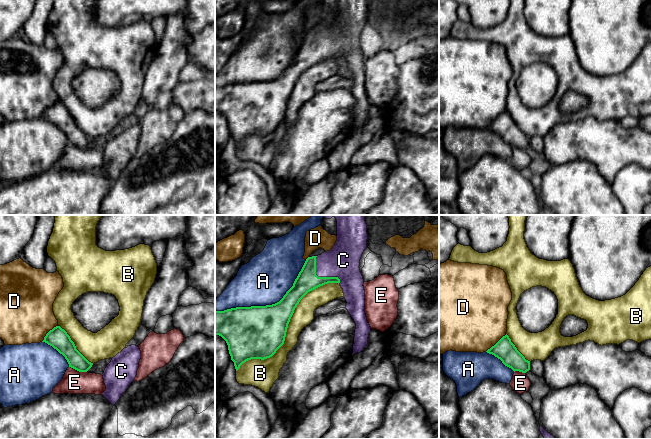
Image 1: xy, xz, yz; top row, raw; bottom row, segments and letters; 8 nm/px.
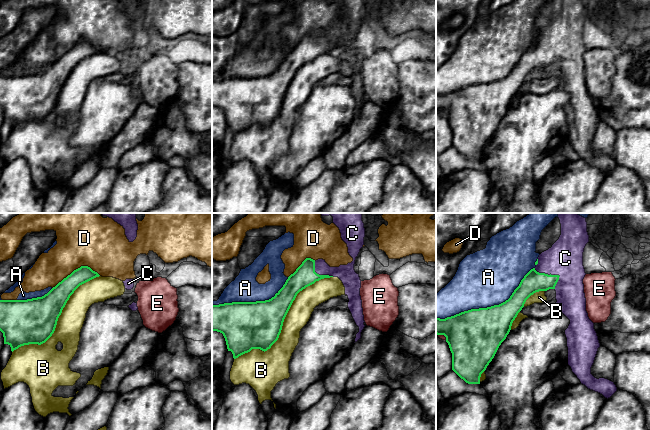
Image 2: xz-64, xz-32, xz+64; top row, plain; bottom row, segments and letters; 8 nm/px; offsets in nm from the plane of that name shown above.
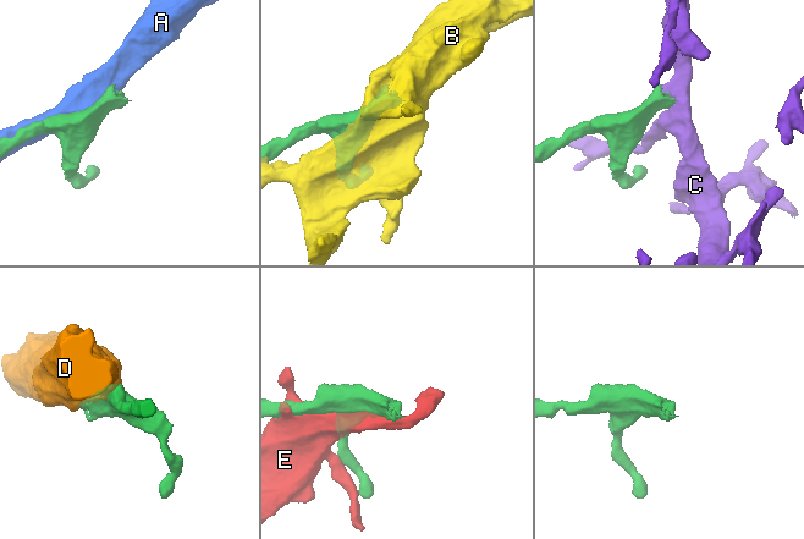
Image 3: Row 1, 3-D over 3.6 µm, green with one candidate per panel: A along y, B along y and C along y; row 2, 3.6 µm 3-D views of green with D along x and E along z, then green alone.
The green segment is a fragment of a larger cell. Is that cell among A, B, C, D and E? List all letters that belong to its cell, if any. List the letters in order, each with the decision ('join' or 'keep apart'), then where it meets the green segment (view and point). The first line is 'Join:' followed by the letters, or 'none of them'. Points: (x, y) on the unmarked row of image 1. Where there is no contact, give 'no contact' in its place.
Join: C
A: keep apart; meets green in xz at (267, 81)
B: keep apart; meets green in xz at (287, 103)
C: join; meets green in xz at (320, 53)
D: keep apart; meets green in yz at (496, 119)
E: keep apart; meets green in xy at (78, 146)

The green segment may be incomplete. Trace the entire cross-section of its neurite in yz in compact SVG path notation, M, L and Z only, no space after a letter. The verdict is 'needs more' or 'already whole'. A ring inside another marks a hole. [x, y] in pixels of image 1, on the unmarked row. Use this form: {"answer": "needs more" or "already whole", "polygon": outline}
{"answer": "already whole", "polygon": "M507 110L486 128L500 135L505 142L514 148L526 149L530 146L530 137L526 136L517 126Z"}

